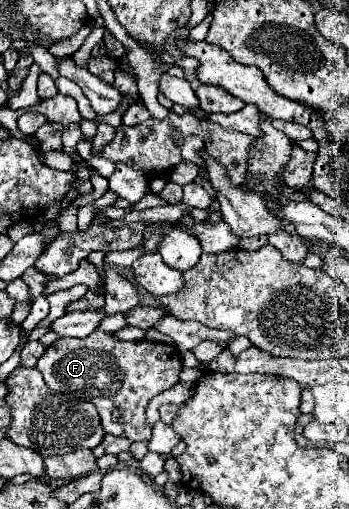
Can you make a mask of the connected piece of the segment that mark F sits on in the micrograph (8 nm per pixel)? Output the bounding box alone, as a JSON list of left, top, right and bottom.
[35,330,183,440]

